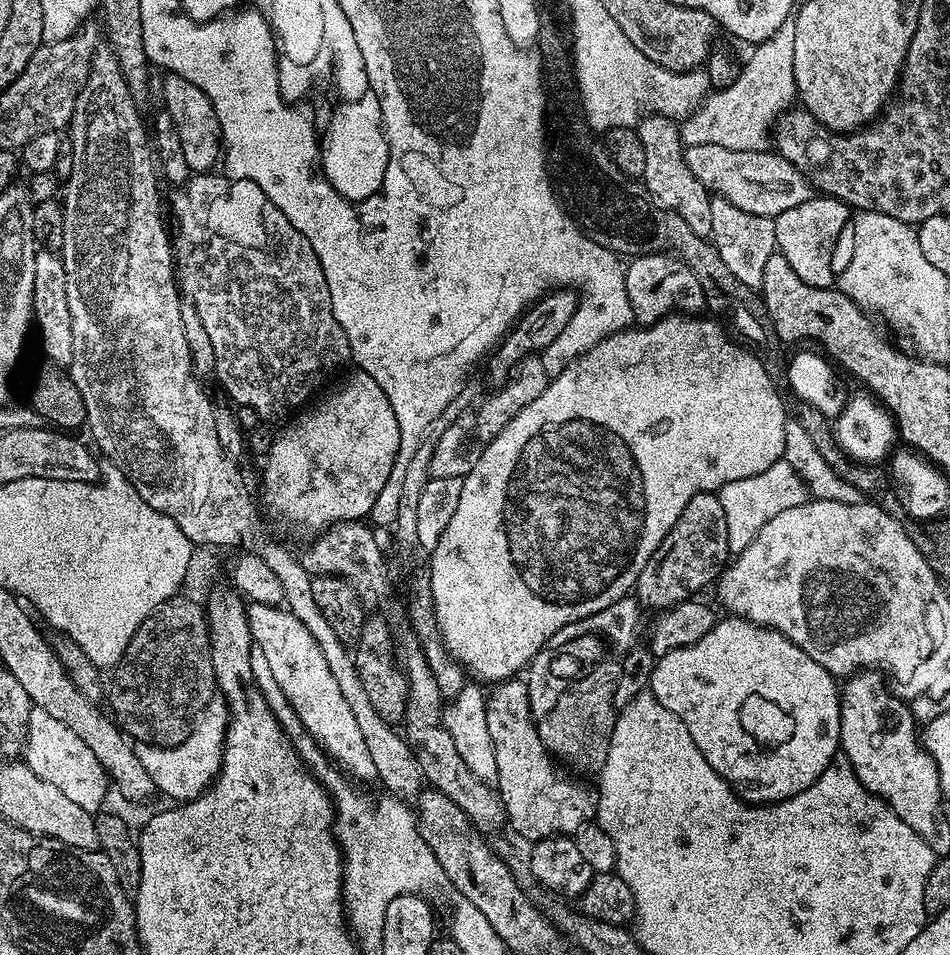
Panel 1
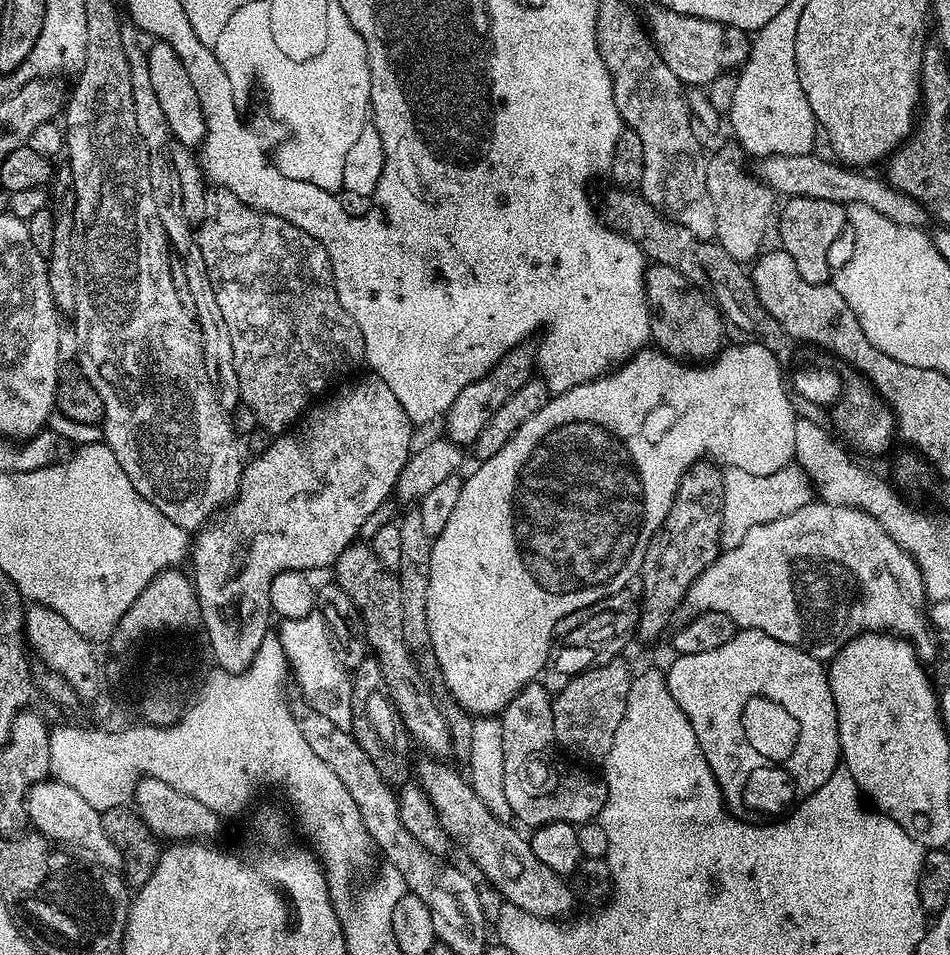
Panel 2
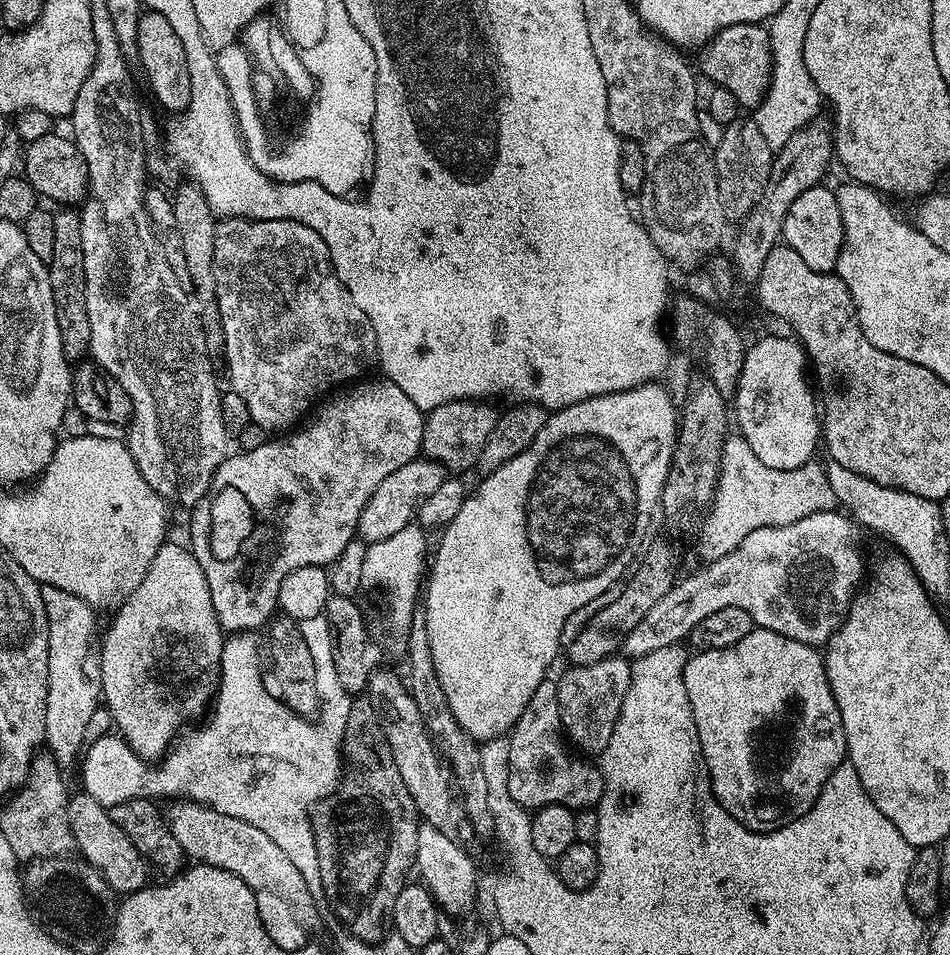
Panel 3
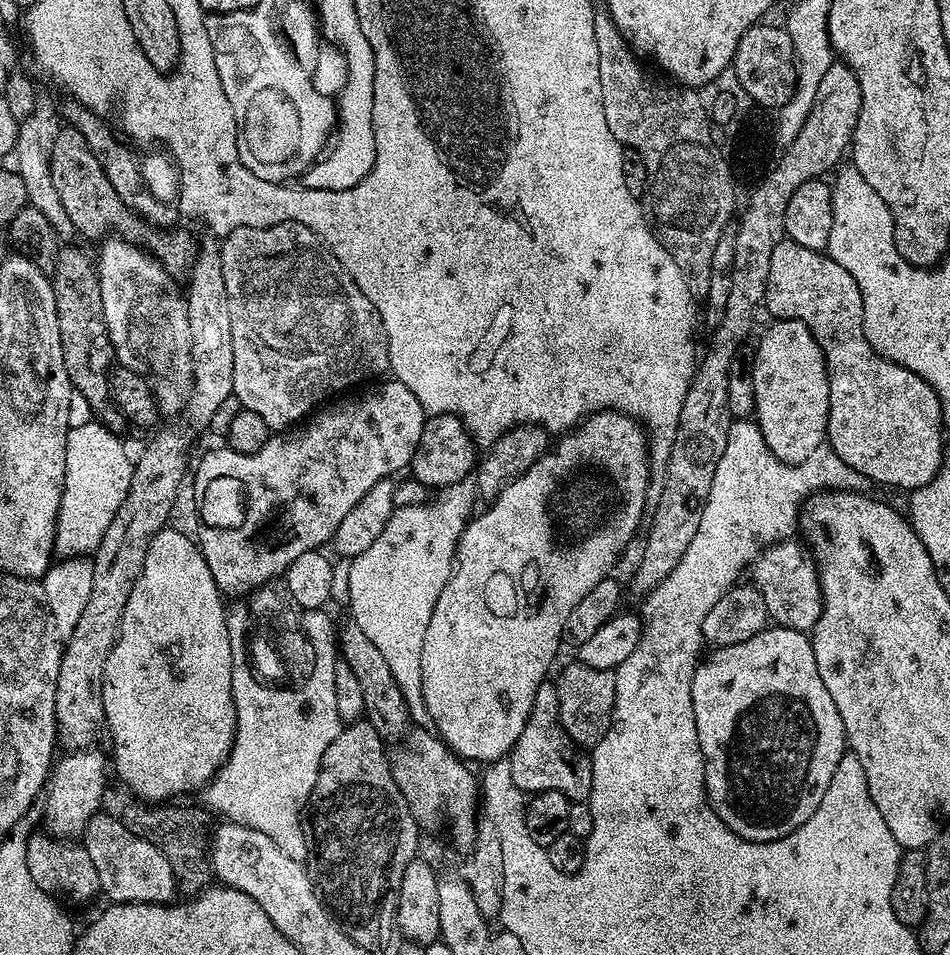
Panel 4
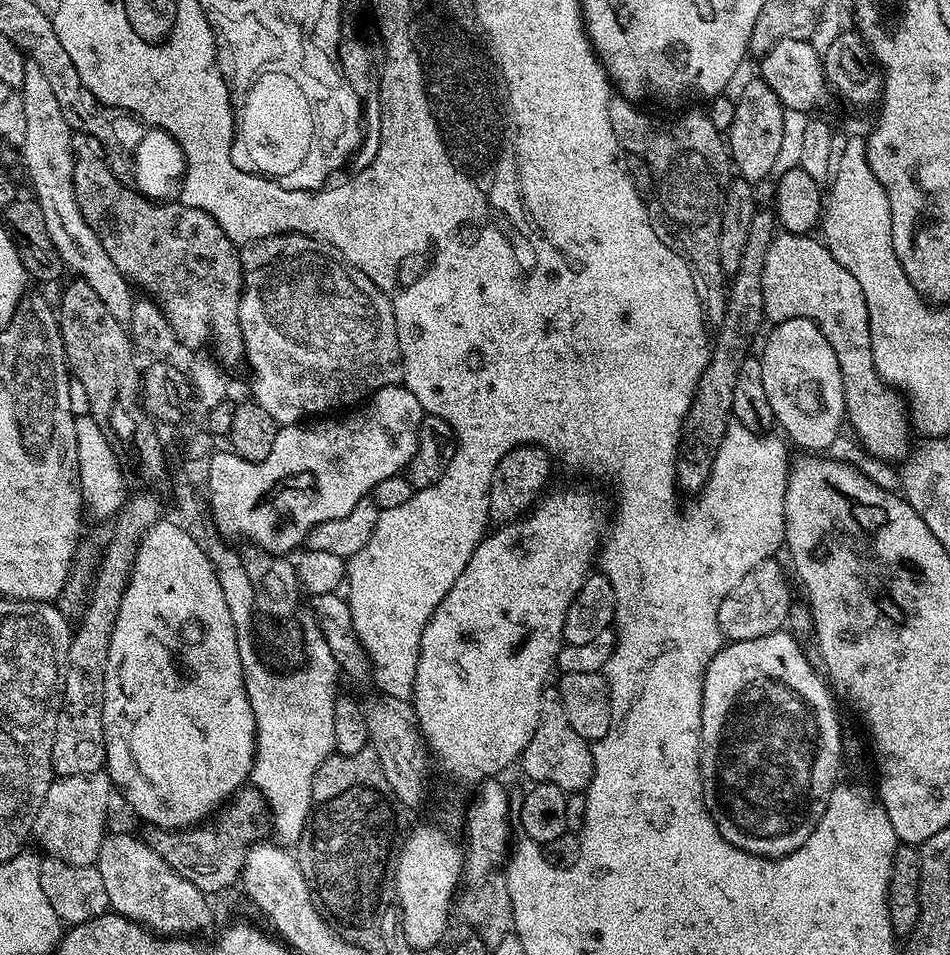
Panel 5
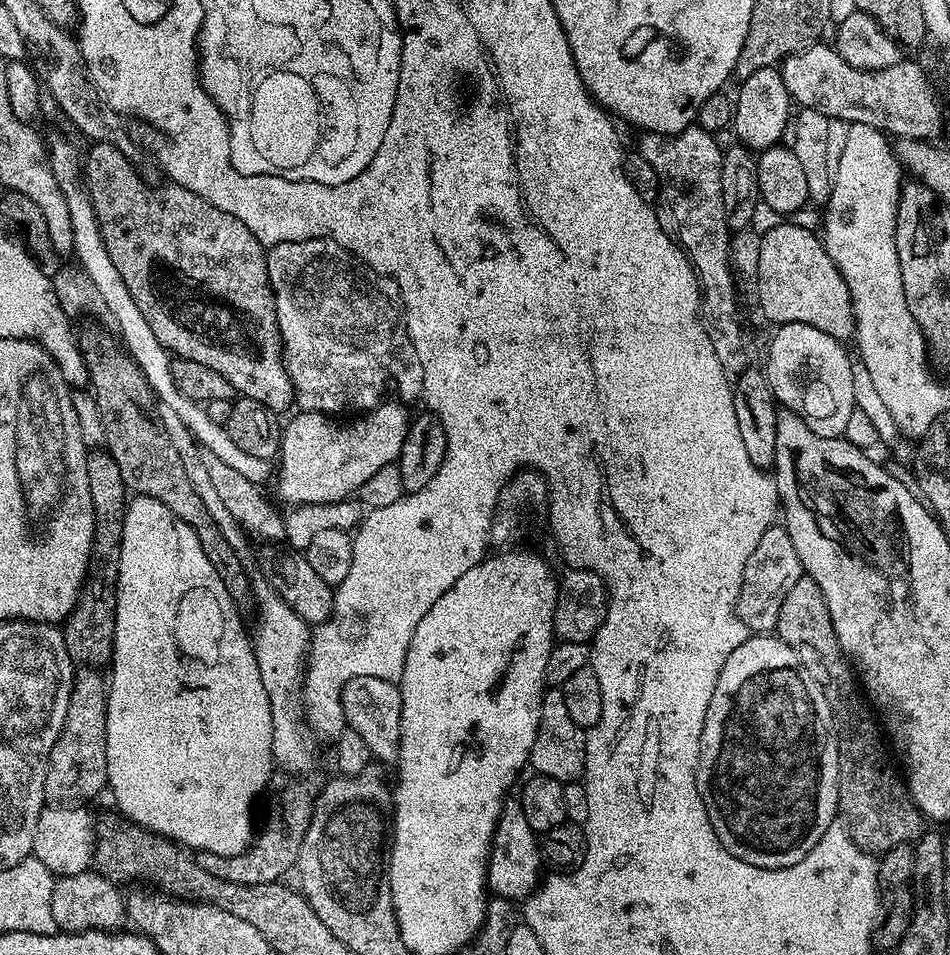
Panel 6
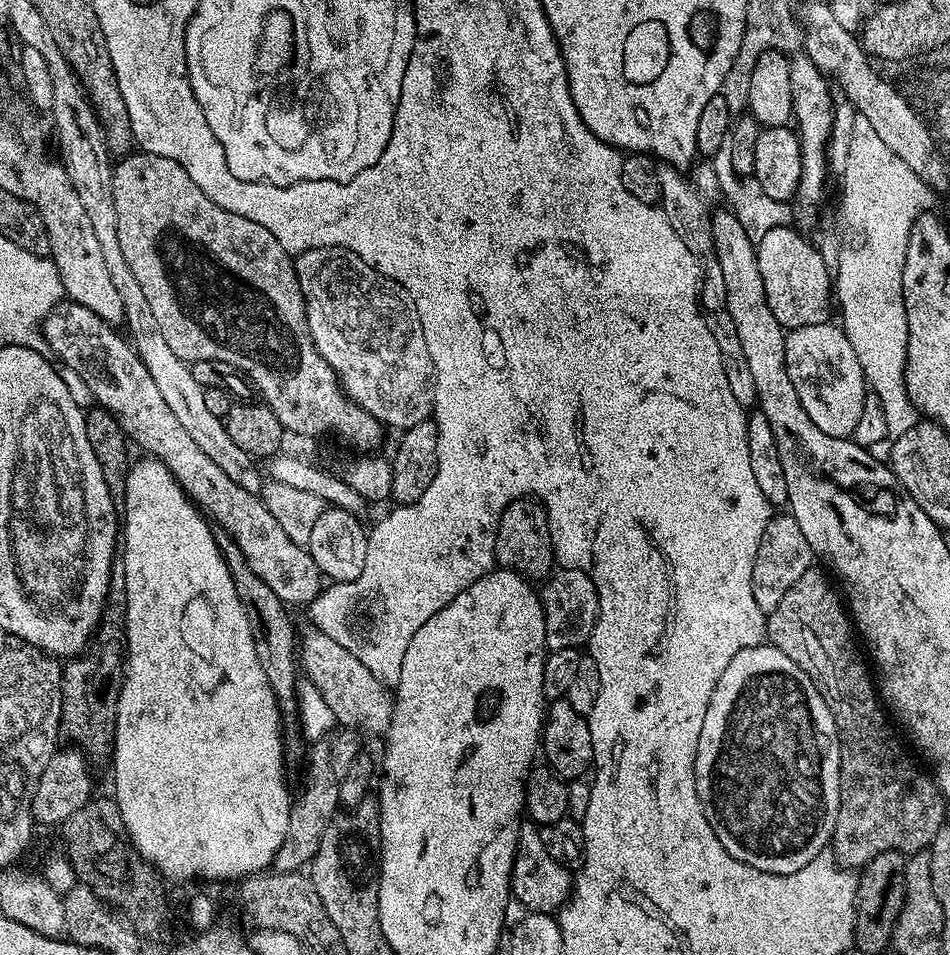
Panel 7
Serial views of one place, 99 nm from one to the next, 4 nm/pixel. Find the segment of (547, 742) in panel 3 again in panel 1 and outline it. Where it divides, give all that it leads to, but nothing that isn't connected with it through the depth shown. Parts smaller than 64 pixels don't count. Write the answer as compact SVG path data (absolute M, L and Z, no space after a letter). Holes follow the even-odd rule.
M520 678L501 680L493 688L496 689L486 696L486 726L490 729L490 742L494 742L494 759L498 762L494 787L504 804L507 823L527 842L551 836L575 837L578 830L595 821L597 793L571 780L576 778L557 763L542 742L530 710L525 681Z

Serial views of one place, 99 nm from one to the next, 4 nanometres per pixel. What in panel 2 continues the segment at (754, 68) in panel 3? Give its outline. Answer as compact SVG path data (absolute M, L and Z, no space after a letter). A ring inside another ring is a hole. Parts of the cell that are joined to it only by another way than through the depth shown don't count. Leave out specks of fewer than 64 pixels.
M652 2L648 8L646 31L662 62L674 70L685 86L707 86L719 75L735 73L748 60L750 36L743 27L719 24L701 16L683 16L658 2Z

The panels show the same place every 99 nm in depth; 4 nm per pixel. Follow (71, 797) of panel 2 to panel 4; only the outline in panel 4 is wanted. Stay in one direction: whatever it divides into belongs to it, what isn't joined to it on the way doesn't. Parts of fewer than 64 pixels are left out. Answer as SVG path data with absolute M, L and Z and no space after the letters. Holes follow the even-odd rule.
M106 810L93 814L83 832L82 843L90 854L90 862L94 862L94 870L98 870L100 892L108 895L109 901L118 904L171 904L177 899L178 885L170 862L166 862L163 854L150 846L146 838L130 834L119 815L111 816Z

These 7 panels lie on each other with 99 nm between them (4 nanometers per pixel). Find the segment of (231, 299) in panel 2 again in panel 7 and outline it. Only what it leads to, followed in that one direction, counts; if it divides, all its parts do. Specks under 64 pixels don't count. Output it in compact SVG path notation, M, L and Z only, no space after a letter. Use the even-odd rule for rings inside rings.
M306 248L295 257L294 263L296 277L304 295L308 333L312 335L312 341L318 350L318 354L322 358L326 358L326 362L336 372L336 376L340 379L340 386L348 393L348 397L370 414L374 414L374 418L378 418L380 423L389 429L403 430L410 426L418 426L418 422L429 419L432 416L432 403L434 402L434 390L436 389L436 371L434 370L434 362L430 362L430 350L426 350L426 338L422 335L422 322L418 318L416 300L410 298L410 294L405 290L404 285L397 280L384 276L377 268L370 267L366 262L362 262L362 258L358 258L345 248Z

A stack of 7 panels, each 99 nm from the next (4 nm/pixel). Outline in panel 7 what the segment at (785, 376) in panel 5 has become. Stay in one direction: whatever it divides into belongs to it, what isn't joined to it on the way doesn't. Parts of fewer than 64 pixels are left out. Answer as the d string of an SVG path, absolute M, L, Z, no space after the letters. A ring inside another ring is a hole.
M832 323L794 328L785 335L786 370L814 426L818 426L822 434L848 438L862 415L866 383L854 347L850 346L841 325Z

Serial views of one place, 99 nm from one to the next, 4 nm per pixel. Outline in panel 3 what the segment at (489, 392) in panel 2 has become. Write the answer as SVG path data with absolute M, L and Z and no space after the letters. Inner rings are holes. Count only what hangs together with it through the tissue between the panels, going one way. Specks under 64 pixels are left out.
M469 398L446 402L432 409L424 418L421 453L452 474L464 474L460 472L467 468L475 469L482 454L482 446L486 446L486 438L490 438L490 430L494 430L496 425L497 409L492 409L488 404L491 403Z

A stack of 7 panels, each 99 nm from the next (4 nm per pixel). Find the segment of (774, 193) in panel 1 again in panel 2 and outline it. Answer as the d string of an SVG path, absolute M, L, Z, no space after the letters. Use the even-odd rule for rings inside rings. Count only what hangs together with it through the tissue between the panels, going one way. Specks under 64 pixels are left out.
M815 153L806 155L780 155L767 156L759 161L757 175L777 195L791 198L793 196L804 196L814 198L825 198L830 202L838 202L845 206L850 204L862 204L870 206L891 221L899 225L910 225L912 227L923 227L928 219L927 209L921 207L916 200L898 191L885 179L880 179L862 174L831 159L816 156Z

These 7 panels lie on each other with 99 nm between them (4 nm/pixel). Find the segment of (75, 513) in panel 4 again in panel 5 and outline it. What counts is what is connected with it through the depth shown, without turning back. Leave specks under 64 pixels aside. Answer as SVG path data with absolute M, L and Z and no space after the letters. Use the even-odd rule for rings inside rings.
M73 378L69 379L68 389L70 410L76 417L76 437L80 443L80 493L84 495L84 504L92 507L92 512L96 516L115 517L123 508L126 499L126 491L124 492L126 476L121 469L121 462L101 427L89 415L89 395L83 390L82 384Z

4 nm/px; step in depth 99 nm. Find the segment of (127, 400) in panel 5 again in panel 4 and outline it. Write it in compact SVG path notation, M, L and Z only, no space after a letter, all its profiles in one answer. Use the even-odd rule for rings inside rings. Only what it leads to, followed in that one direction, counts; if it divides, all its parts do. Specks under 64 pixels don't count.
M65 245L61 247L58 258L55 262L55 269L50 274L52 289L54 290L55 313L58 314L58 334L62 343L63 365L66 366L67 376L75 391L78 391L86 402L90 404L93 415L97 421L107 426L115 432L121 429L126 423L126 417L119 408L116 407L111 397L111 379L109 370L114 360L112 344L109 342L108 331L105 330L105 322L101 310L101 286L100 279L97 278L95 263L84 251Z

